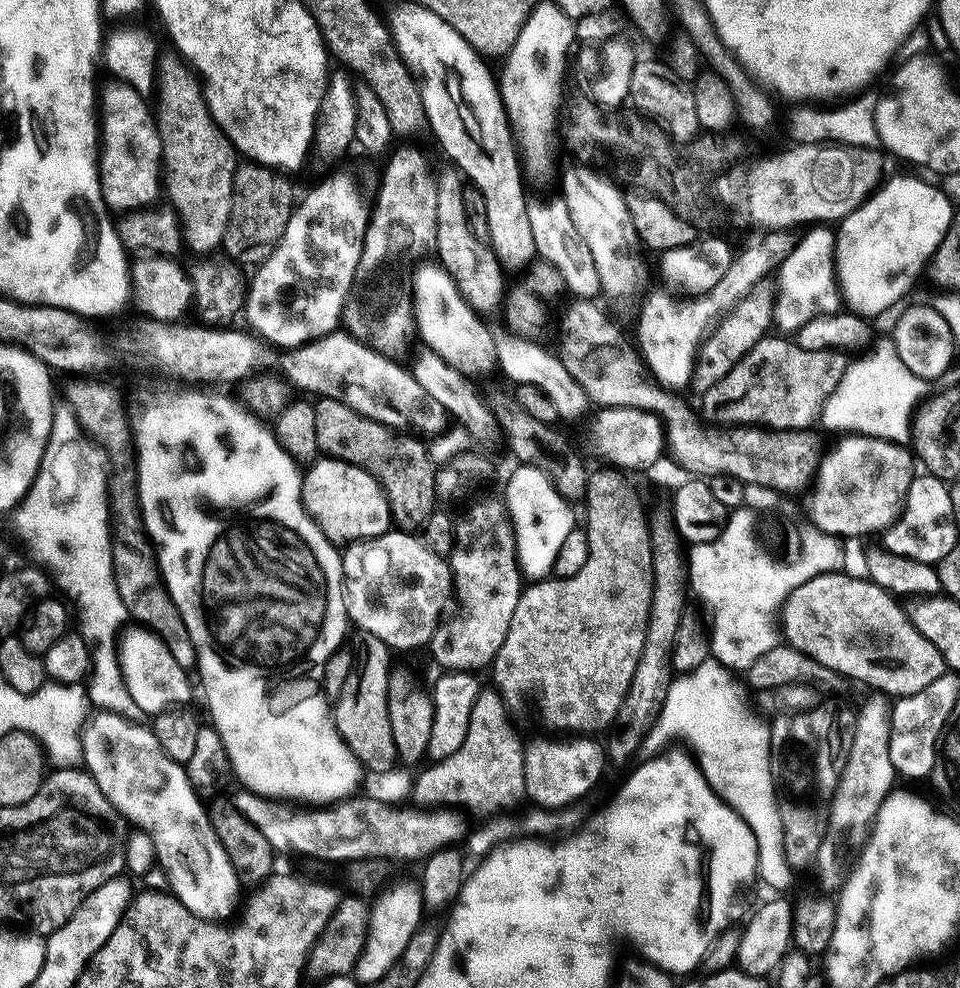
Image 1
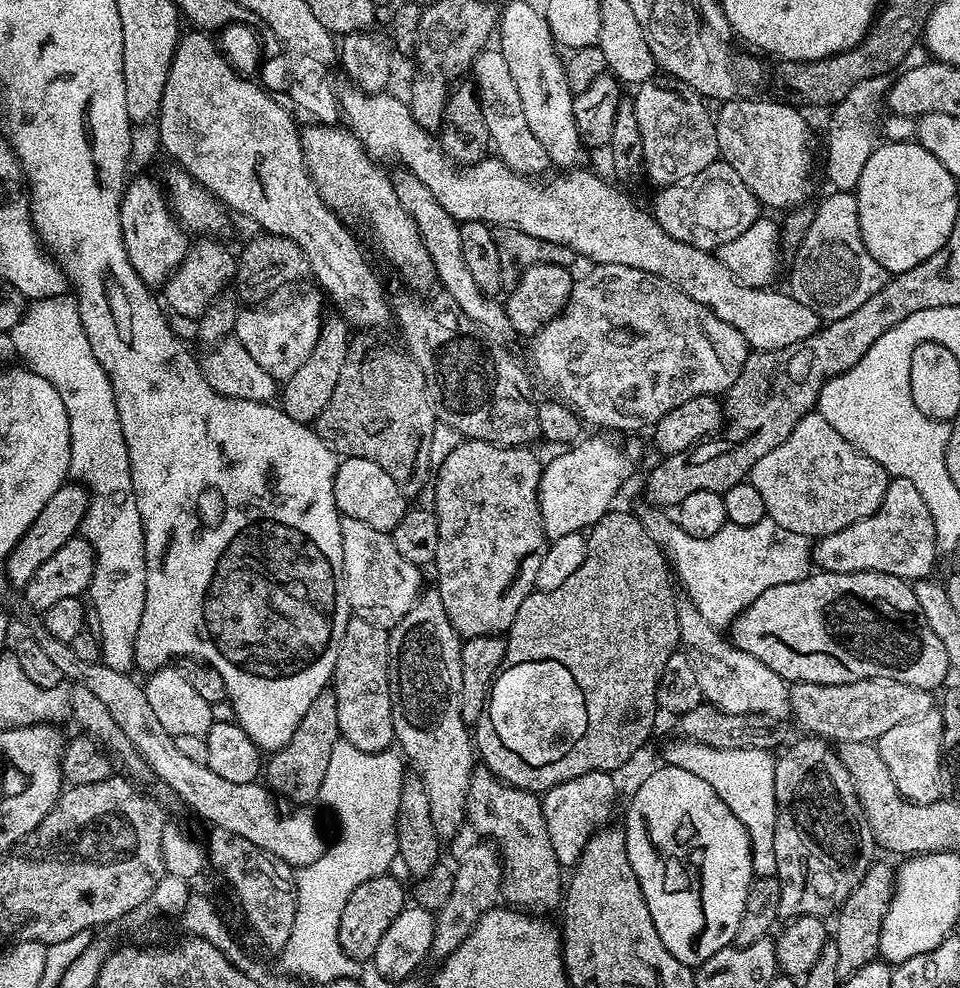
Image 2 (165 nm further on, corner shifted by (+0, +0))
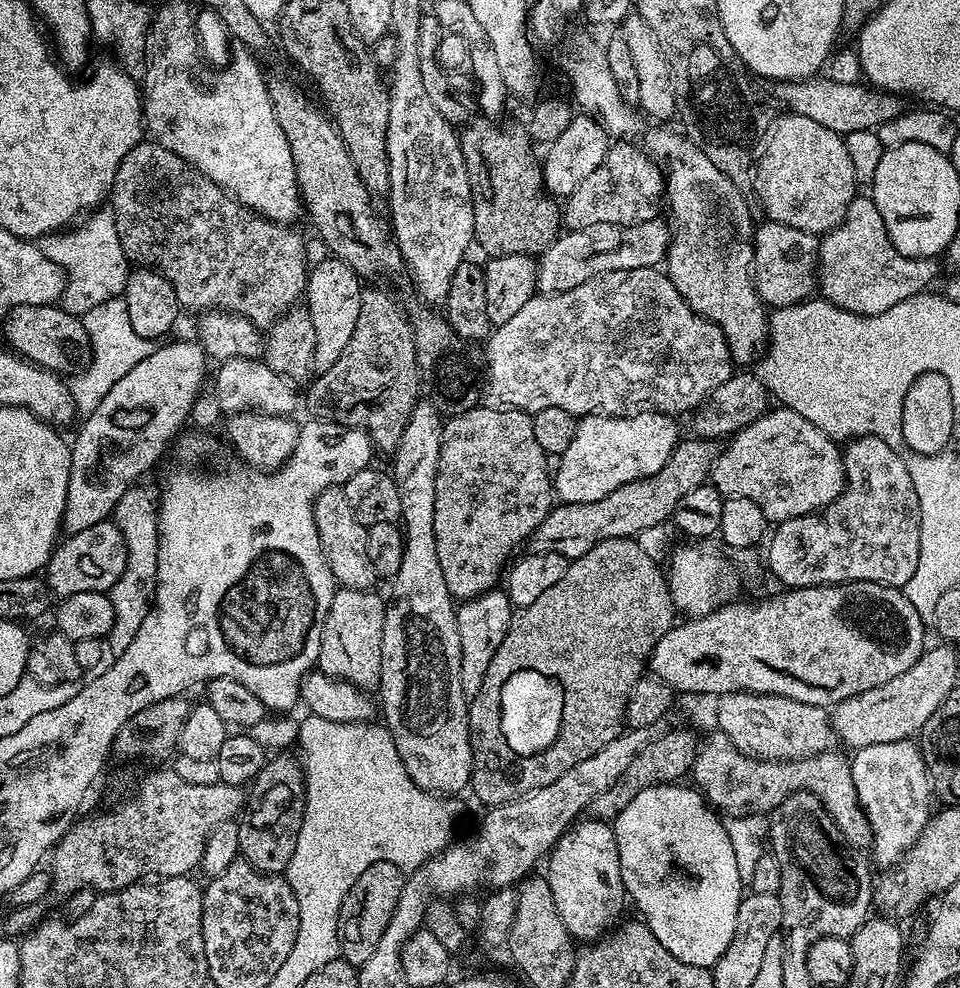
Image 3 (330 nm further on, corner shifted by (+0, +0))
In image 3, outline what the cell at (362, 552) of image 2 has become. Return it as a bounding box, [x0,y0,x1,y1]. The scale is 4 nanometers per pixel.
[312,486,378,591]

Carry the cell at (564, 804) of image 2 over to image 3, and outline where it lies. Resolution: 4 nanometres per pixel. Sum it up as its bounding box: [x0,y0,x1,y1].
[546,818,626,941]

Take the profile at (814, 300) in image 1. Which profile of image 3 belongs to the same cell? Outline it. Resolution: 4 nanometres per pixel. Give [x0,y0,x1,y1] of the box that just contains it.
[818,194,937,316]

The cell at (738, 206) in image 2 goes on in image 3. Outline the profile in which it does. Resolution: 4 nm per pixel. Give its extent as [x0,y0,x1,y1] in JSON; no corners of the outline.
[536,218,669,293]

